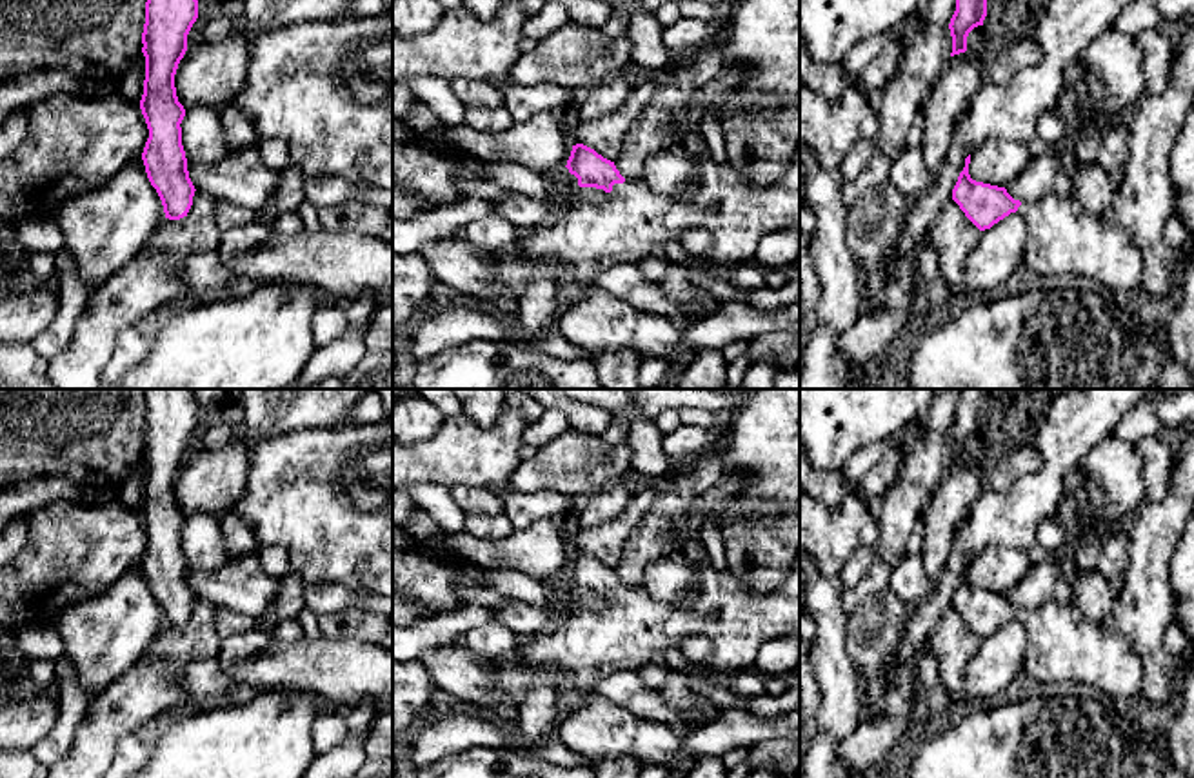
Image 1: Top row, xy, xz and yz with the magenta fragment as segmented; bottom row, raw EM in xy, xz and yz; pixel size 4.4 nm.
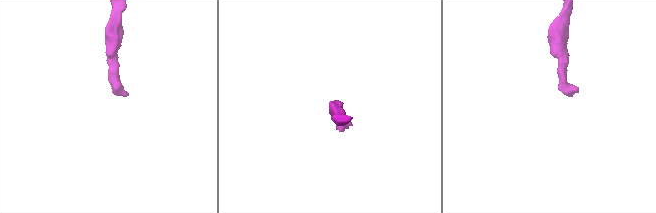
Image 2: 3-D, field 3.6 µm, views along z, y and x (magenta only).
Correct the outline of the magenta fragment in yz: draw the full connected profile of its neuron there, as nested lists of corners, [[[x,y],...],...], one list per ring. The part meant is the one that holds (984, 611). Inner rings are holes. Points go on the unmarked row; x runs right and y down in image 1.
[[[970,562],[952,607],[980,638],[1018,620],[1027,631],[1023,673],[1041,683],[1089,683],[1121,705],[1139,703],[1143,663],[1125,636],[1092,623],[1074,602],[1050,598],[1038,607],[1014,607],[1005,594],[972,587],[969,571]]]

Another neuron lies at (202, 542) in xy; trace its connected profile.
[[[185,516],[185,524],[180,534],[187,576],[191,573],[218,571],[222,565],[227,564],[229,554],[225,551],[220,522],[216,522],[213,516]]]

